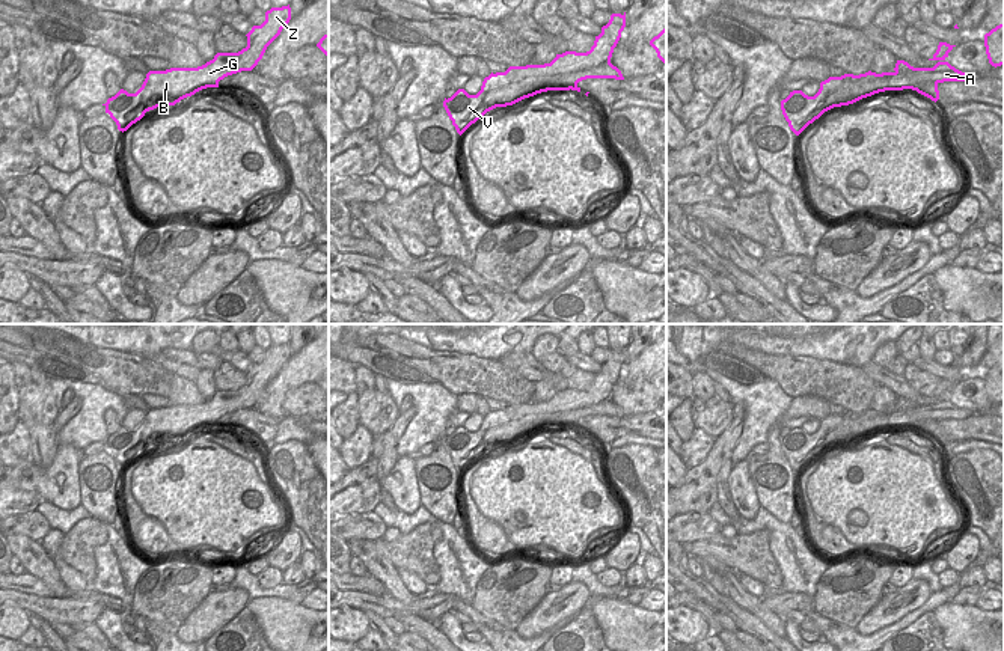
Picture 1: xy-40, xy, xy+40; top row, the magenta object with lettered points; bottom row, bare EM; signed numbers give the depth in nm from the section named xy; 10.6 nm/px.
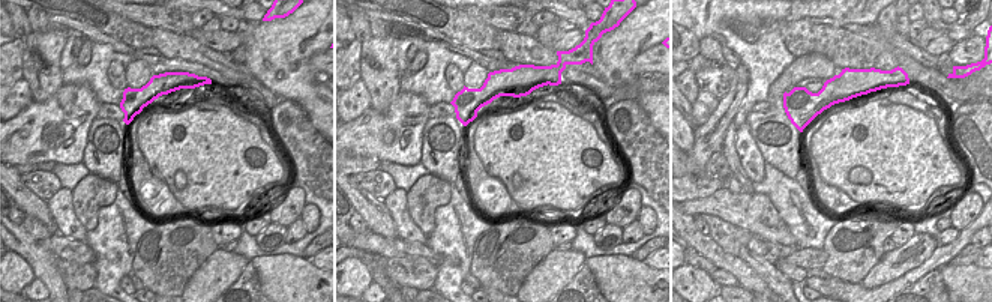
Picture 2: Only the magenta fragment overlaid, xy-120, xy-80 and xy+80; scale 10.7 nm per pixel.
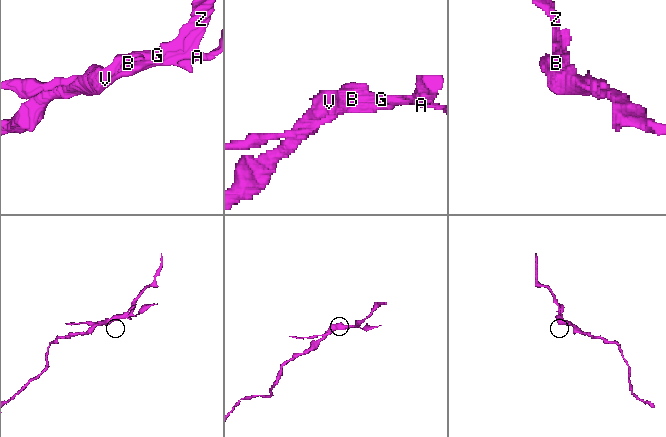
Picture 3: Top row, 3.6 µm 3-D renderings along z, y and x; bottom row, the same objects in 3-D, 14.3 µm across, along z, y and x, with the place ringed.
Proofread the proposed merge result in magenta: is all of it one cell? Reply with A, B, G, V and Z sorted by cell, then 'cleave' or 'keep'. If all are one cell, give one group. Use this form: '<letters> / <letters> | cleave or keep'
A / B G V Z | cleave

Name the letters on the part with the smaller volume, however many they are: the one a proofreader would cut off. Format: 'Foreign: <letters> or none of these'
Foreign: A.

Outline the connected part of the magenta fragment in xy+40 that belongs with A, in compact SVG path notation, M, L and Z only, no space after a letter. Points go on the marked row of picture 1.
M938 62L933 68L920 69L920 81L966 81L974 77L971 72L956 69L948 62Z

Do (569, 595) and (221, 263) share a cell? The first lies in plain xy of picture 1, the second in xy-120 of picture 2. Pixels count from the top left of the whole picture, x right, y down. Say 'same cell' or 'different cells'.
same cell

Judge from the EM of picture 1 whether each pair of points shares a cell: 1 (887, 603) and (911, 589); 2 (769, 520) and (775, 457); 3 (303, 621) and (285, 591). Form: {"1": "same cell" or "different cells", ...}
{"1": "same cell", "2": "different cells", "3": "different cells"}

